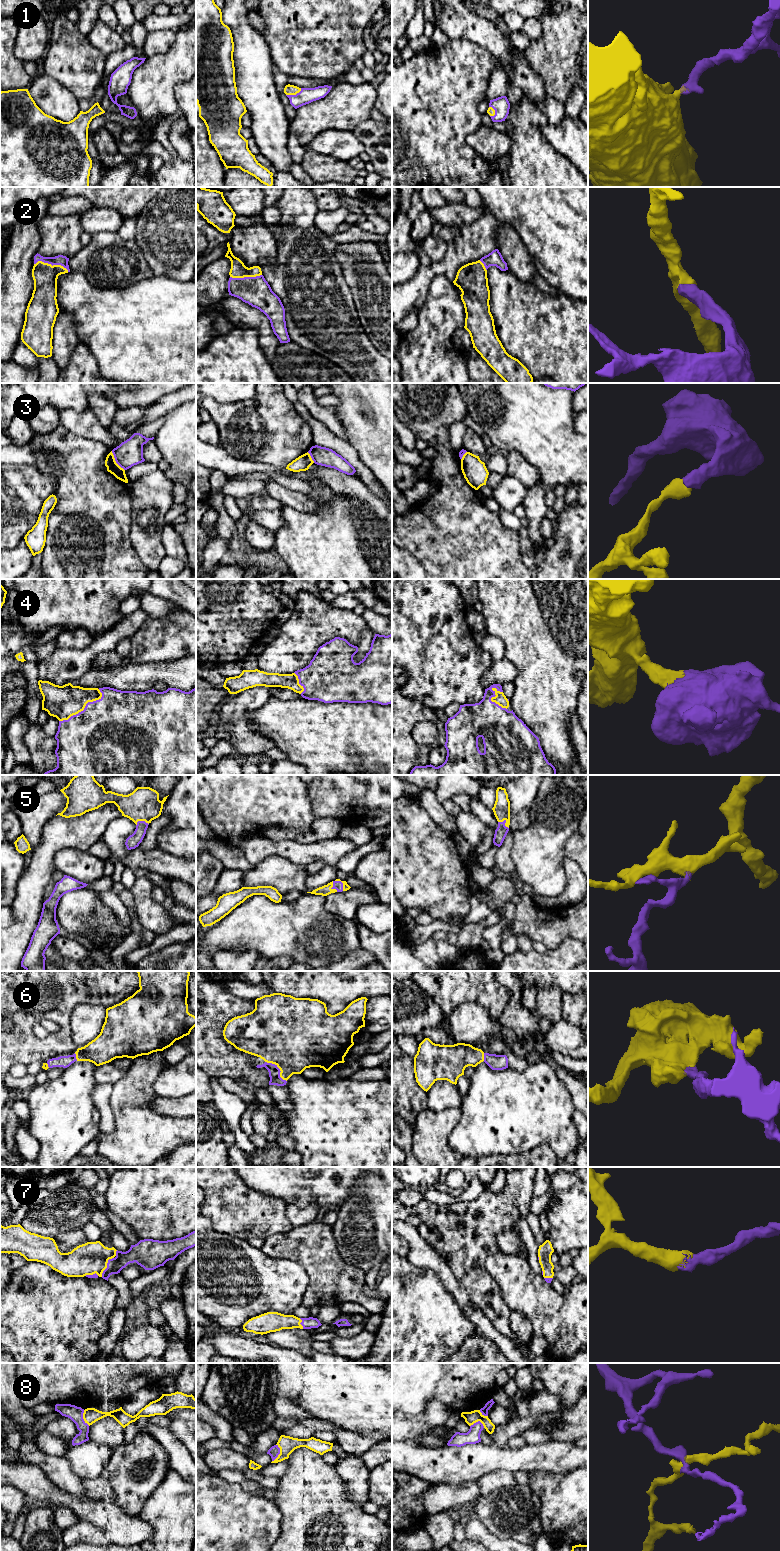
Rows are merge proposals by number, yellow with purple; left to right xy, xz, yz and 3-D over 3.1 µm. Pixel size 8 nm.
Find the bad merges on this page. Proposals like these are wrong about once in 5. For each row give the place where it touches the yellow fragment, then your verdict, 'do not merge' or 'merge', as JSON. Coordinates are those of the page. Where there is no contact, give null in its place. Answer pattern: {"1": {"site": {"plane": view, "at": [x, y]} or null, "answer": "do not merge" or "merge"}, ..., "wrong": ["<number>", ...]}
{"1": {"site": {"plane": "xz", "at": [294, 94]}, "answer": "merge"}, "2": {"site": {"plane": "xy", "at": [50, 264]}, "answer": "merge"}, "3": {"site": {"plane": "xy", "at": [115, 461]}, "answer": "do not merge"}, "4": {"site": {"plane": "xy", "at": [84, 707]}, "answer": "merge"}, "5": {"site": {"plane": "yz", "at": [506, 821]}, "answer": "merge"}, "6": {"site": {"plane": "xz", "at": [279, 1068]}, "answer": "merge"}, "7": {"site": {"plane": "xy", "at": [106, 1266]}, "answer": "merge"}, "8": {"site": {"plane": "xz", "at": [280, 1453]}, "answer": "do not merge"}, "wrong": ["3", "8"]}

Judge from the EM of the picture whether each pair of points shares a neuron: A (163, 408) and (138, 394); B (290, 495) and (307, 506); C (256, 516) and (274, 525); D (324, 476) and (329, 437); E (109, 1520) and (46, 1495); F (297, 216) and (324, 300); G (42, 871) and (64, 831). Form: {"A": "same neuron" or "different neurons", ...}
{"A": "different neurons", "B": "same neuron", "C": "same neuron", "D": "different neurons", "E": "same neuron", "F": "different neurons", "G": "same neuron"}

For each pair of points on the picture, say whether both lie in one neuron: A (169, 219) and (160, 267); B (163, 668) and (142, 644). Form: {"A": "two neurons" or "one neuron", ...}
{"A": "one neuron", "B": "two neurons"}

